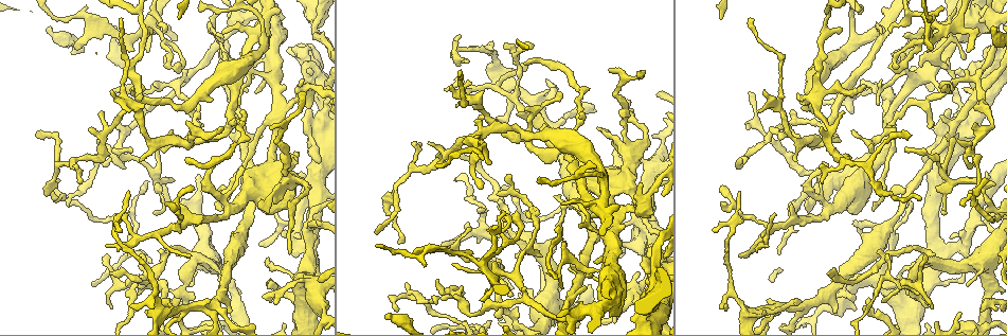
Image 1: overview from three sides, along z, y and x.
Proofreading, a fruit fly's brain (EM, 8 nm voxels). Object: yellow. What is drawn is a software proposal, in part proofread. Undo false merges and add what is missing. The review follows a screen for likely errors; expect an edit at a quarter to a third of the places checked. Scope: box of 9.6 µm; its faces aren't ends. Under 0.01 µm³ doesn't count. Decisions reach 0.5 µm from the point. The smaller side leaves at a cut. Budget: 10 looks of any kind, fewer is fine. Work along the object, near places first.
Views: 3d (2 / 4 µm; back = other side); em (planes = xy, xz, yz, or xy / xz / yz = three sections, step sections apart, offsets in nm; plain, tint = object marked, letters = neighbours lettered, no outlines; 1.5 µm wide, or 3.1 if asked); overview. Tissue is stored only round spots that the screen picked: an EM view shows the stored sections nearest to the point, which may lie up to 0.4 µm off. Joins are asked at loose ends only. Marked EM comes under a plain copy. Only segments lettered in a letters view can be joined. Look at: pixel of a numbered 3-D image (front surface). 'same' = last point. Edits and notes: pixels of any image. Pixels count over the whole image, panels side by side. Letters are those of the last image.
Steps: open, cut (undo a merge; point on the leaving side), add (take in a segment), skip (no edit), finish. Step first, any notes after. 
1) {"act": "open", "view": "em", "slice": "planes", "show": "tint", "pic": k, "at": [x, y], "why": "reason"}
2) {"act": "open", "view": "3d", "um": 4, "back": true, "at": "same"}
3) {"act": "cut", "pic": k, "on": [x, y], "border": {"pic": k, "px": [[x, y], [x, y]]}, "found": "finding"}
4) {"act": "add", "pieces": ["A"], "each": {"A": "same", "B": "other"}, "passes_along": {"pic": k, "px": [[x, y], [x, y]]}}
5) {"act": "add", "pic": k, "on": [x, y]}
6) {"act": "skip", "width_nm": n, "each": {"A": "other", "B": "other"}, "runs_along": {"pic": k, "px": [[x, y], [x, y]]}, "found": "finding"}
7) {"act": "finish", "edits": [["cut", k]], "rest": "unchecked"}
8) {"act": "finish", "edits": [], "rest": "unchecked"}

{"act": "open", "view": "em", "slice": "planes", "show": "letters", "pic": 1, "at": [274, 153], "why": "calibre changes"}

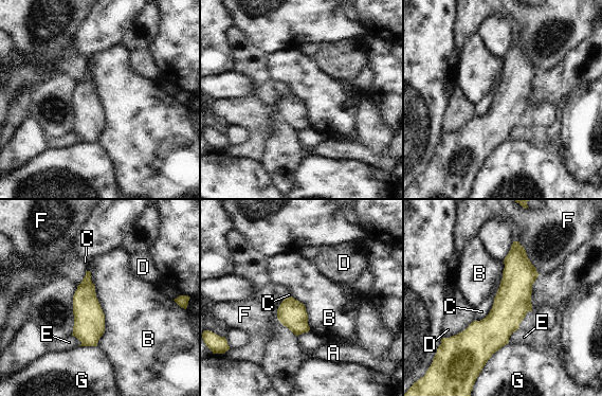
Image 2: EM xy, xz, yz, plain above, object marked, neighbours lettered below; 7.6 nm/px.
{"act": "skip", "longest_contact_nm": ["B", 600], "each": {"A": "other", "B": "other", "C": "other", "D": "other", "E": "other", "F": "other", "G": "other"}, "runs_along": {"pic": 2, "px": [[515, 244], [513, 301], [473, 344]]}, "found": "continuous, no second neuron"}

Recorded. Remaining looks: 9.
{"act": "open", "view": "em", "slice": "xy", "step": 8, "show": "tint", "pic": 1, "at": [181, 67], "why": "abrupt turn"}

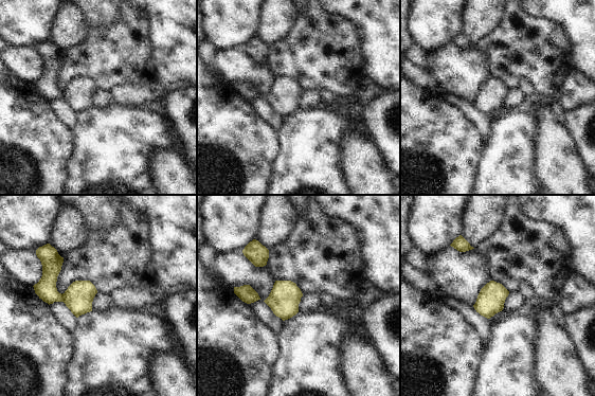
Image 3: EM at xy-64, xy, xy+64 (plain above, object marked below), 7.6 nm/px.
{"act": "open", "view": "em", "slice": "planes", "show": "letters", "at": "same"}

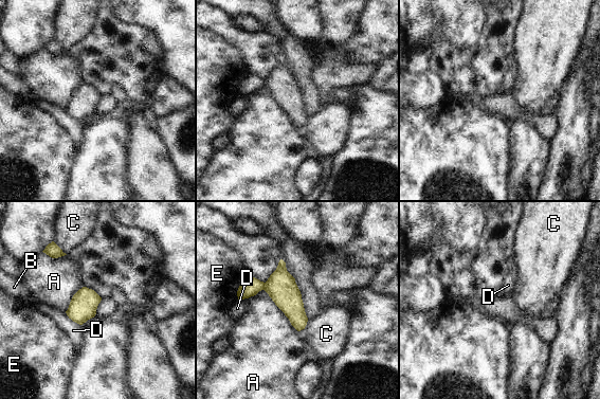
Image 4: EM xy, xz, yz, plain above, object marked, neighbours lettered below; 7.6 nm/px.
{"act": "skip", "each": {"A": "other", "B": "other", "C": "other", "D": "other", "E": "other"}, "found": "all the same neuron"}

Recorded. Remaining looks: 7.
{"act": "open", "view": "em", "slice": "planes", "show": "letters", "pic": 1, "at": [840, 26], "why": "an open end"}

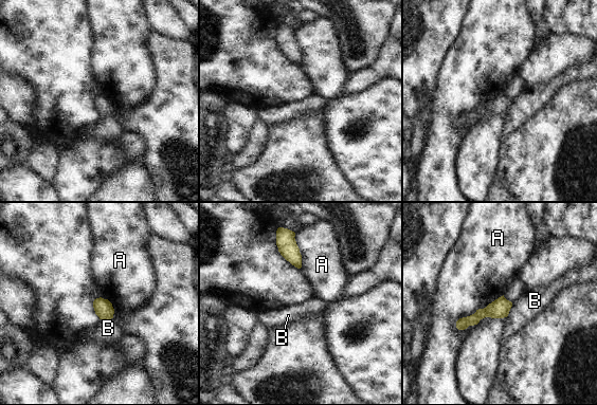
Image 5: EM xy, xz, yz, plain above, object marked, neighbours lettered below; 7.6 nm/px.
{"act": "skip", "width_nm": 140, "each": {"A": "other", "B": "other"}, "border": {"pic": 5, "px": [[503, 294], [460, 317], [455, 327]]}, "found": "none of them fits"}

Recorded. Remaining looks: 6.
{"act": "open", "view": "em", "slice": "planes", "show": "letters", "pic": 1, "at": [645, 72], "why": "branch stops here"}

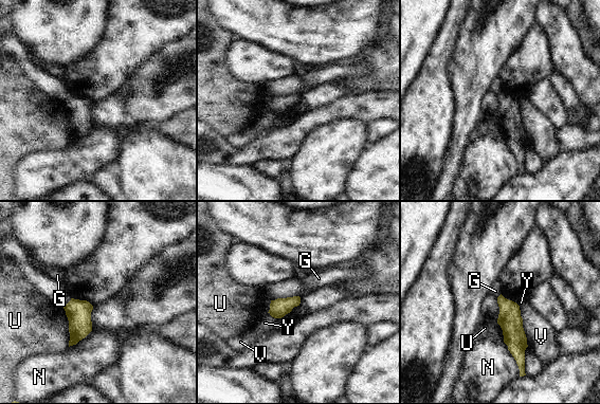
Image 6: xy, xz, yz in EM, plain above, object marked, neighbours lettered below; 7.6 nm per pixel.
{"act": "skip", "width_nm": 140, "each": {"G": "other", "N": "other", "U": "other", "V": "other", "Y": "other"}, "found": "none of them fits"}

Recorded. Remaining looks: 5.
{"act": "finish", "edits": [], "rest": "unchecked"}

